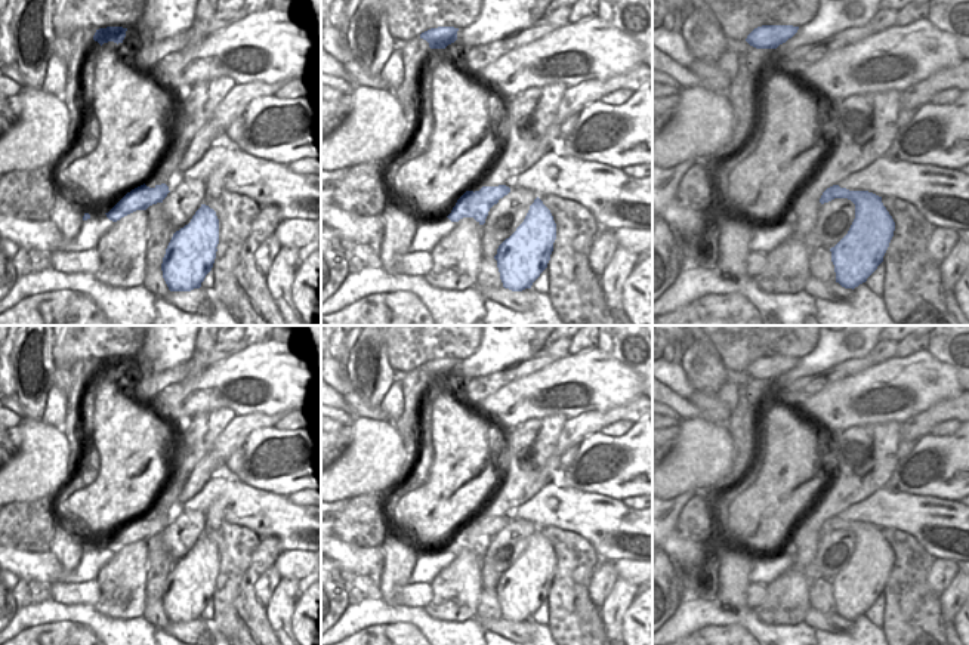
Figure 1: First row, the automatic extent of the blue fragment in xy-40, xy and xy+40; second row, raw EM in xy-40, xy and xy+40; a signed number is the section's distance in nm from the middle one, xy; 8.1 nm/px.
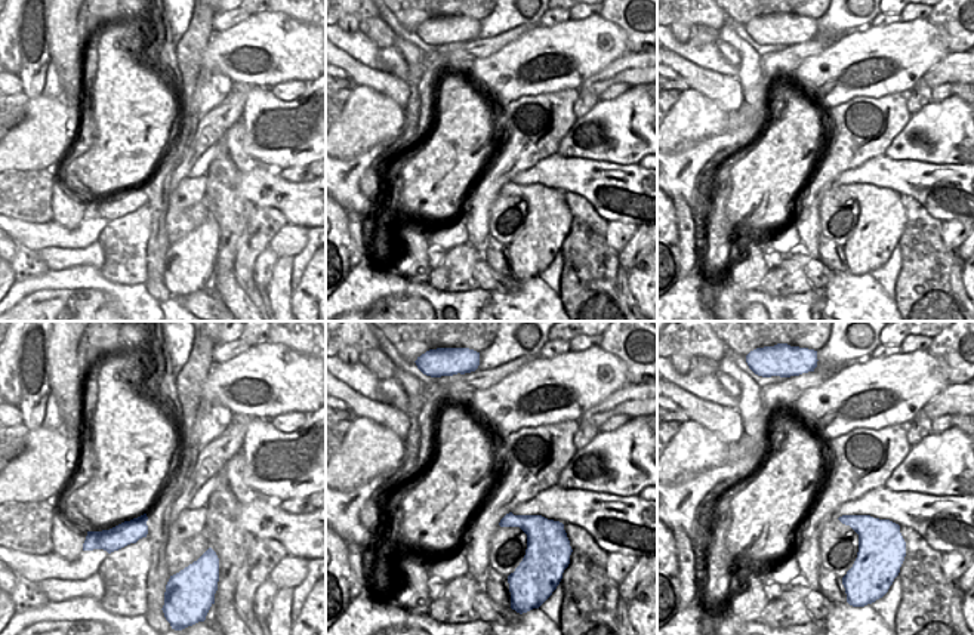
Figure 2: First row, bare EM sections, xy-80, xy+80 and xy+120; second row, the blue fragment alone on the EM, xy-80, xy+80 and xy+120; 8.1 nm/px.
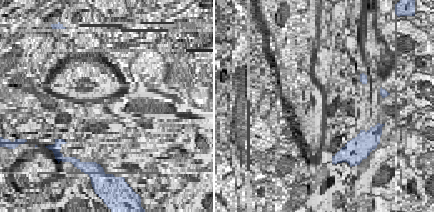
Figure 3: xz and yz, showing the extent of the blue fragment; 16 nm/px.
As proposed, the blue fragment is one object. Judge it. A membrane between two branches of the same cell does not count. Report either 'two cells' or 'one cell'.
one cell

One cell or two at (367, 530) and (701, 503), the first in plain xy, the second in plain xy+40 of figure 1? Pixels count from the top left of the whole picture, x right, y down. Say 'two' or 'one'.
one

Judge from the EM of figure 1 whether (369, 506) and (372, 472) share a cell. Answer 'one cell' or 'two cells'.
two cells

